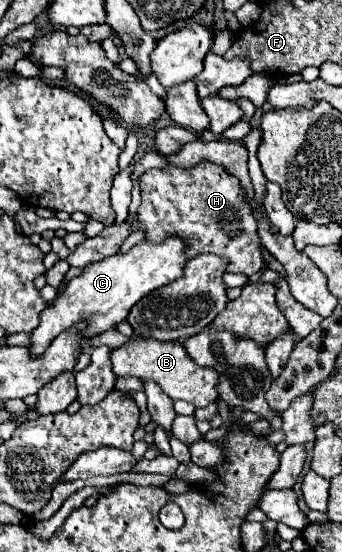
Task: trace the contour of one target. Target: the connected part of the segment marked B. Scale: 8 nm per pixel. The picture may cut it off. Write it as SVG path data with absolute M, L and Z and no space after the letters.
M142 336L130 338L126 344L112 350L110 360L116 376L136 376L140 380L154 380L172 400L186 400L192 402L196 408L208 406L210 402L218 400L216 370L208 366L198 366L180 342L158 342Z

